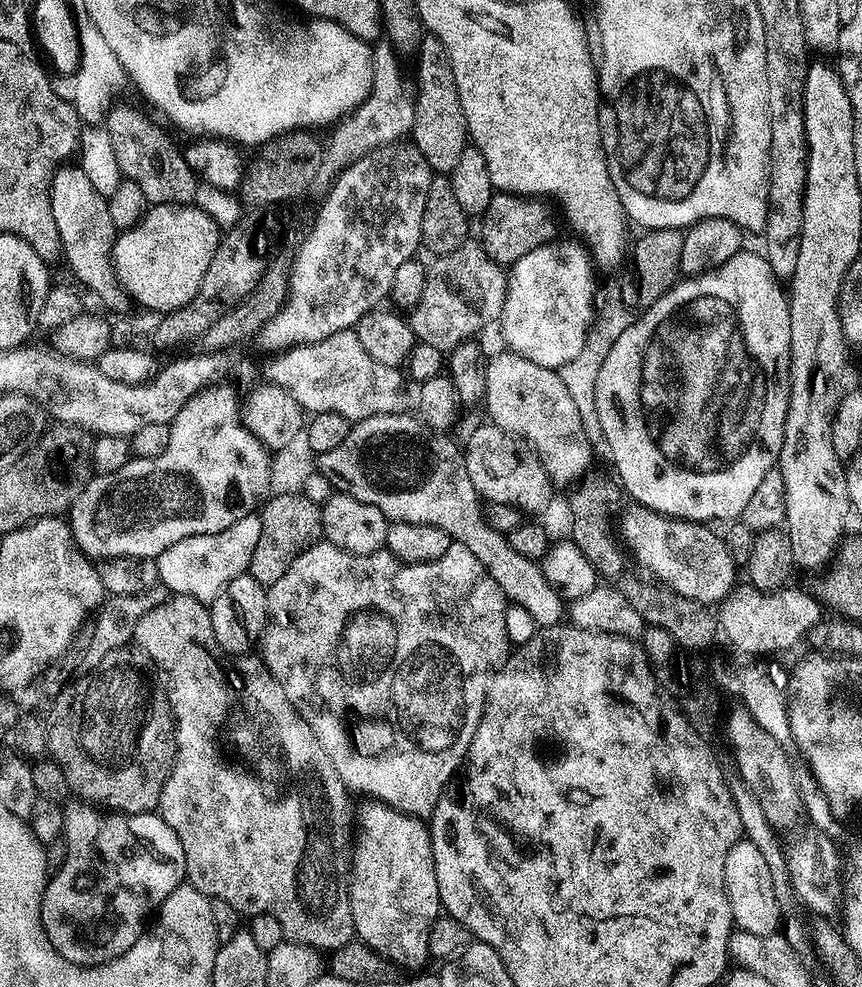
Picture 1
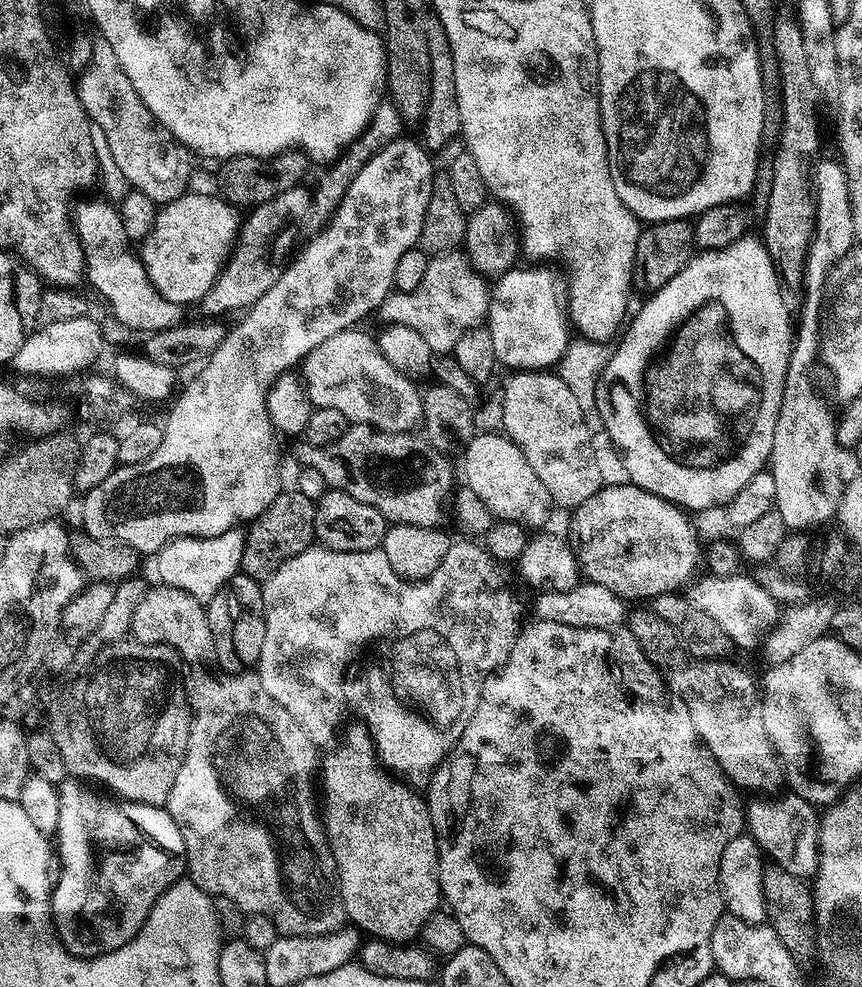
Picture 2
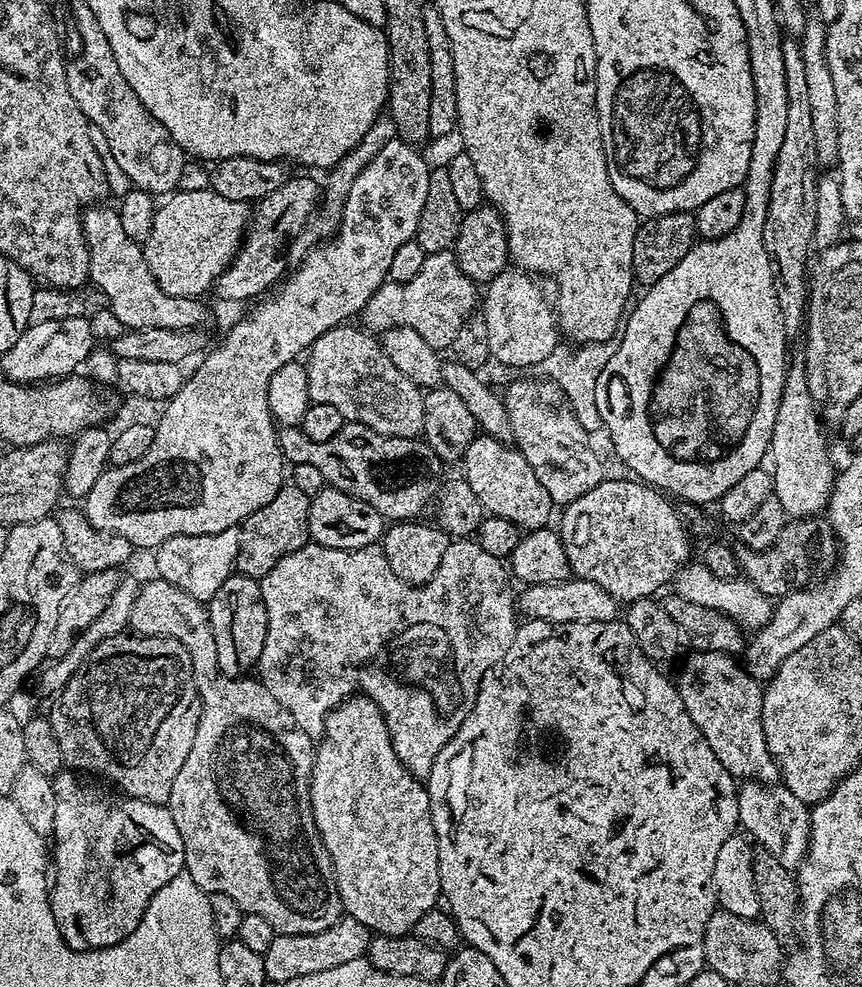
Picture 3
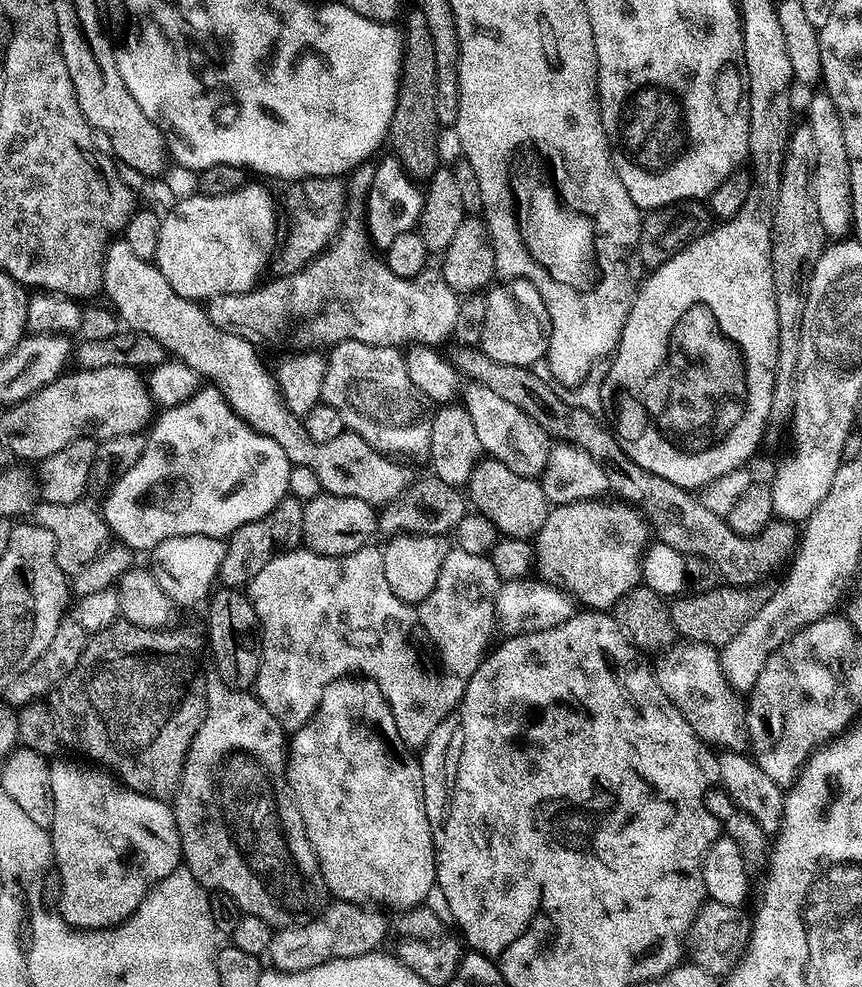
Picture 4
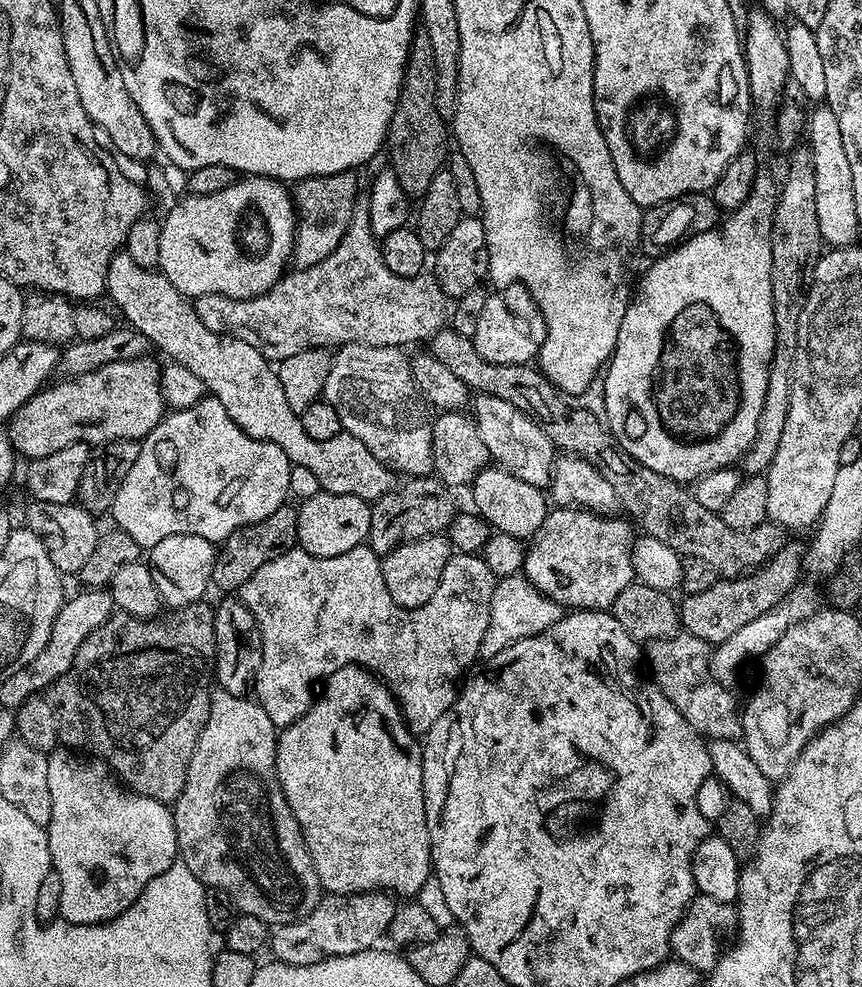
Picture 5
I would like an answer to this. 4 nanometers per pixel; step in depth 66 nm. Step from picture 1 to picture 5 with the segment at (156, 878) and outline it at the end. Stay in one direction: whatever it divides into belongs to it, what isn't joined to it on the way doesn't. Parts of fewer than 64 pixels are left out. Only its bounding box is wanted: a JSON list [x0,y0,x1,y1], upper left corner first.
[46,750,178,924]

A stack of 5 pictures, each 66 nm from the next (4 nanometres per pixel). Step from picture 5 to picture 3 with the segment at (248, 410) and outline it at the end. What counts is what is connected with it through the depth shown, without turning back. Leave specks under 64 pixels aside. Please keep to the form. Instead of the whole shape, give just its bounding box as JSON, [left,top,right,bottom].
[84,206,442,522]

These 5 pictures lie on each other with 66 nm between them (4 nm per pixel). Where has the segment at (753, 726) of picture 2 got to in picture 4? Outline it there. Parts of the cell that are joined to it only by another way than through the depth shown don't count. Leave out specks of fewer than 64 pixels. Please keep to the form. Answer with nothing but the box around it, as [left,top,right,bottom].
[654,642,749,753]

